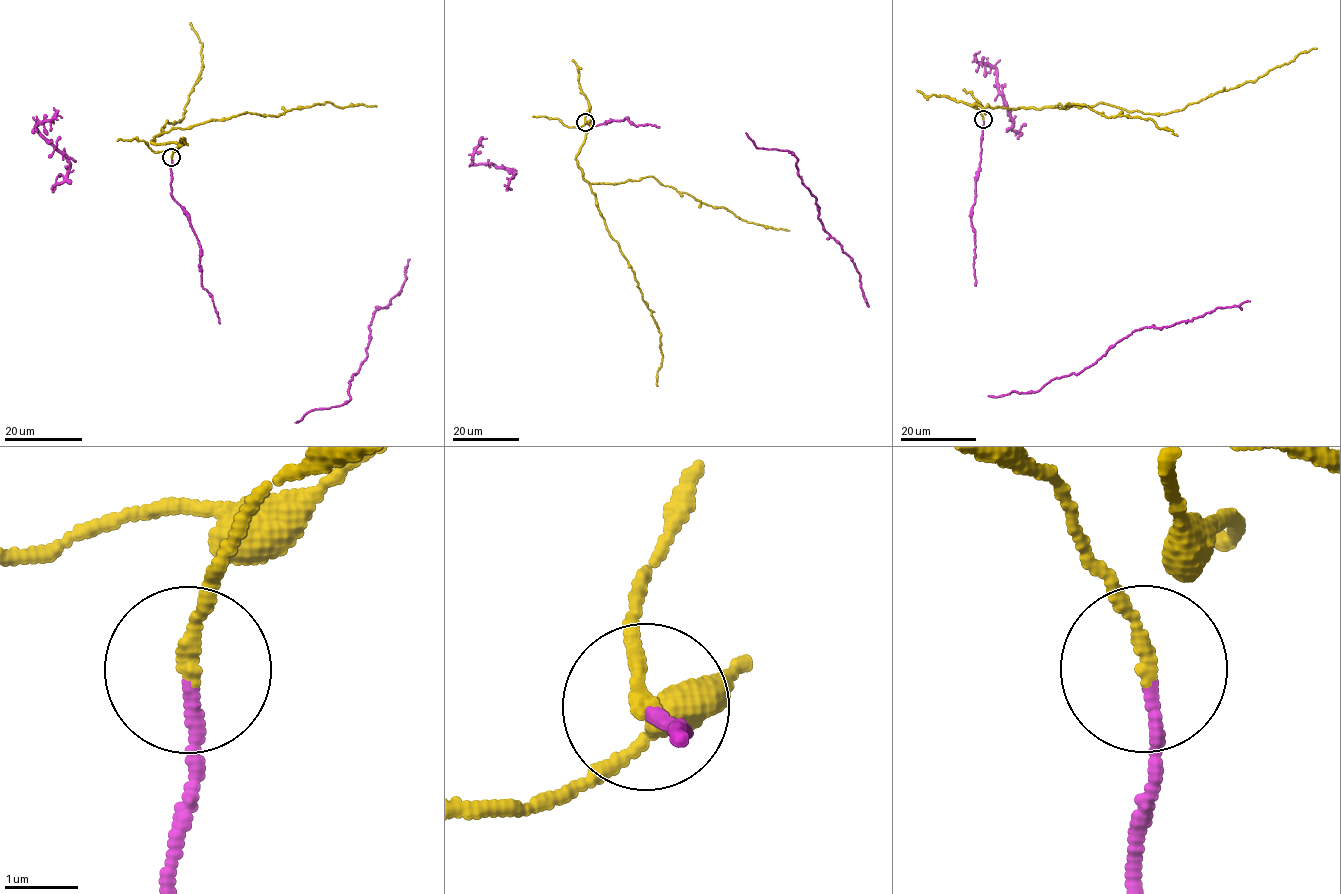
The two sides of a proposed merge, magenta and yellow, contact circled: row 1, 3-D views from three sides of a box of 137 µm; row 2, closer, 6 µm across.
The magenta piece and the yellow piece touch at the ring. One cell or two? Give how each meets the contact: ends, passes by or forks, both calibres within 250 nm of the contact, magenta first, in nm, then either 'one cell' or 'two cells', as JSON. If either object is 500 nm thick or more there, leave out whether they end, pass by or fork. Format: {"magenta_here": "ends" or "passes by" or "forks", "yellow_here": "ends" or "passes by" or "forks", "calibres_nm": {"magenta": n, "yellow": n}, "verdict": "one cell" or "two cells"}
{"magenta_here": "ends", "yellow_here": "ends", "calibres_nm": {"magenta": 150, "yellow": 190}, "verdict": "one cell"}

